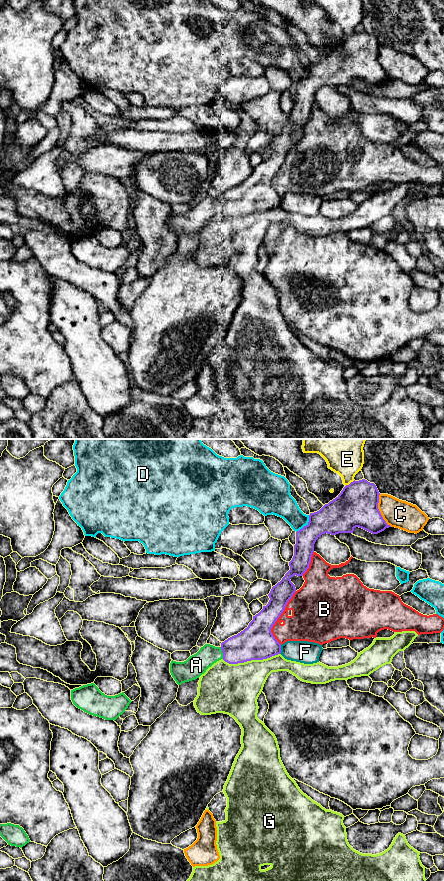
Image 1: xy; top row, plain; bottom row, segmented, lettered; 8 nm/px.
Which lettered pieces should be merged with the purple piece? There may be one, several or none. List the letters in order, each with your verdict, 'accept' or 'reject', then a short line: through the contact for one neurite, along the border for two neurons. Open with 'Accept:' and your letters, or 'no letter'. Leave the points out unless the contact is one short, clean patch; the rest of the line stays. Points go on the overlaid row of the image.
Accept: A
A: accept
B: reject
C: reject
D: reject; line xy (309, 515), (309, 521), (296, 532)
E: reject
F: reject; line xy (281, 645), (279, 653)
G: reject

